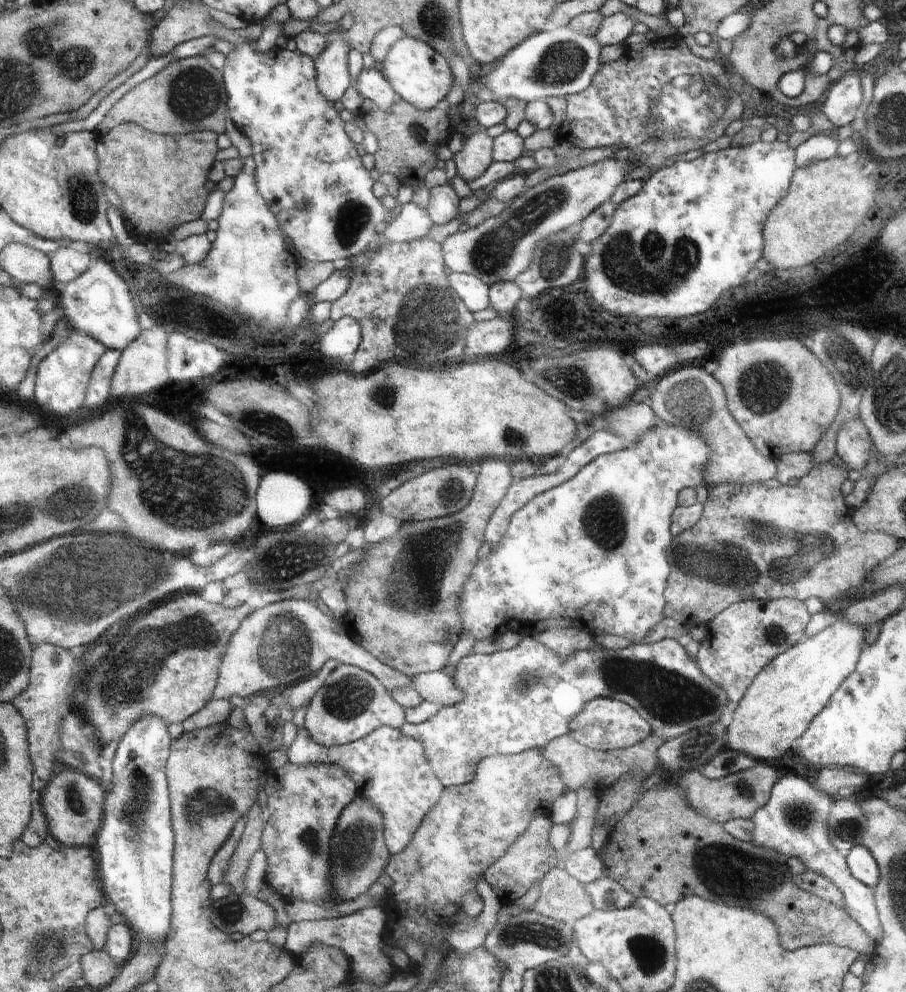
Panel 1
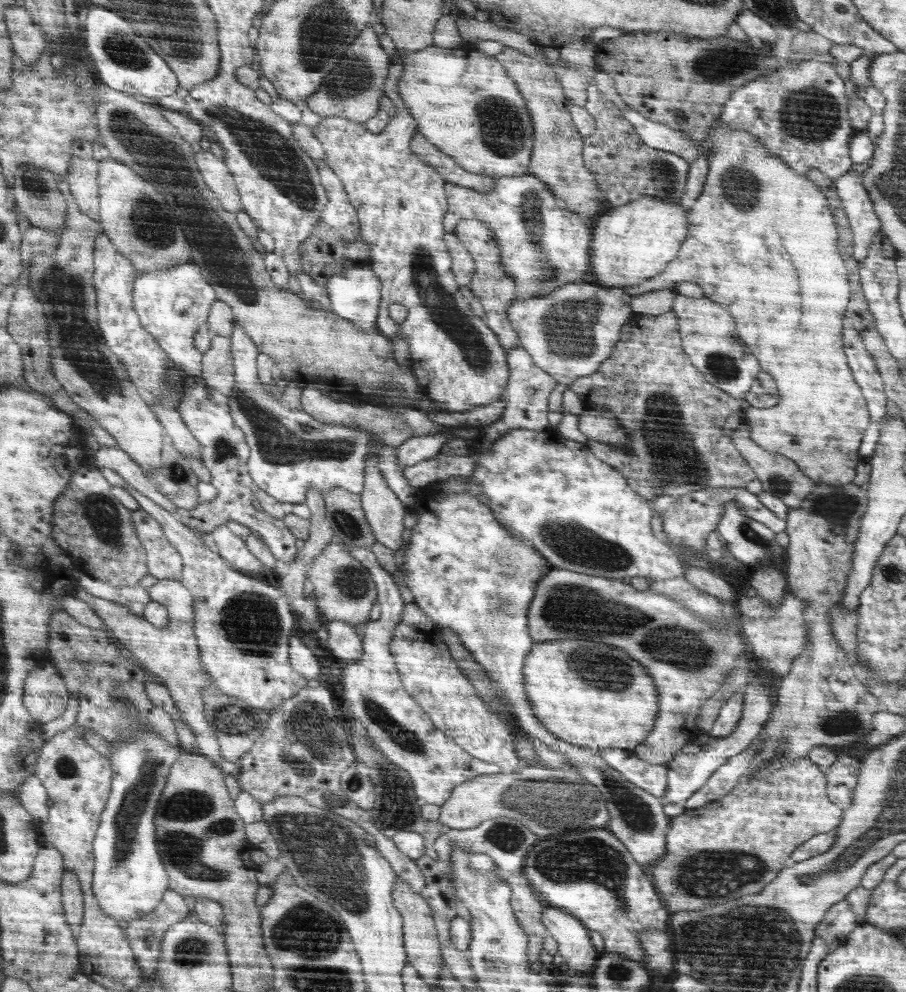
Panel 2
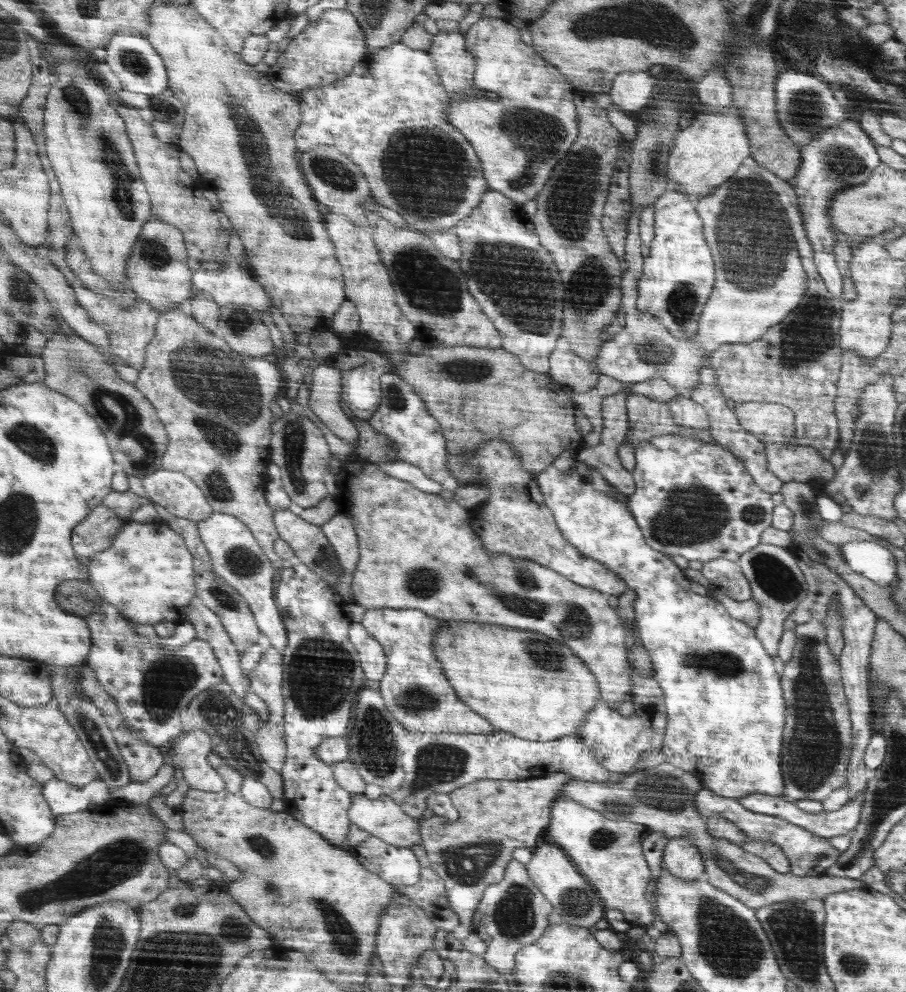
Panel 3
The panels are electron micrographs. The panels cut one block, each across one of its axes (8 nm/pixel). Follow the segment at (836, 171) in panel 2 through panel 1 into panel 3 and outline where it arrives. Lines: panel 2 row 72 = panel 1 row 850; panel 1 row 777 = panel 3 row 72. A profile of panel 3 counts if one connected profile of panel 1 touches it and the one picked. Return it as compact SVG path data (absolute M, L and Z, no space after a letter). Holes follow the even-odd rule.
M784 68L780 70L777 78L777 115L785 134L797 144L798 150L802 150L802 145L812 141L822 130L837 126L840 121L853 119L855 113L852 109L840 103L834 96L834 86L826 84L826 80L809 73L801 72L794 68Z

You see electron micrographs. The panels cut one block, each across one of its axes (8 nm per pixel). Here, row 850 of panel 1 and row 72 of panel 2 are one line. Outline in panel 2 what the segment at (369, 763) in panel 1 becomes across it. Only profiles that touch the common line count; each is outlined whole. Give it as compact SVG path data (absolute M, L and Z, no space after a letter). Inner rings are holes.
M397 52L391 56L390 74L385 80L385 91L386 97L388 97L396 106L397 114L385 129L378 133L373 134L370 132L366 125L361 122L354 122L353 120L348 120L346 118L332 116L326 118L322 117L322 123L318 127L312 128L313 134L318 140L322 142L325 149L325 163L334 171L334 174L341 178L342 184L345 187L346 192L350 190L350 198L354 198L354 206L357 209L357 215L360 219L360 232L364 240L369 244L371 248L371 269L374 274L380 279L381 282L381 301L379 307L379 313L377 316L377 328L381 331L381 334L385 338L394 340L394 335L402 335L402 339L406 339L406 343L410 344L410 351L412 357L410 358L410 366L413 368L420 385L426 390L425 396L428 396L441 412L455 412L461 413L474 409L480 409L482 406L493 405L494 402L498 402L498 396L502 395L502 390L506 388L509 382L510 372L509 372L509 362L506 358L506 351L501 346L500 340L496 340L494 336L494 331L490 330L489 326L486 326L487 322L484 322L480 316L474 318L474 314L470 312L468 308L468 302L464 300L464 296L458 292L459 283L453 272L450 272L450 256L448 256L448 244L445 242L445 229L444 229L444 218L445 214L448 212L448 199L445 193L445 179L441 177L441 173L434 170L433 166L428 166L424 164L412 150L410 150L410 140L414 138L416 134L416 120L412 118L410 110L404 98L401 98L400 89L398 89L398 82L400 78L404 76L404 68L406 68L405 52ZM392 304L402 304L408 309L408 315L404 322L400 324L396 323L390 315L388 315L388 308Z

